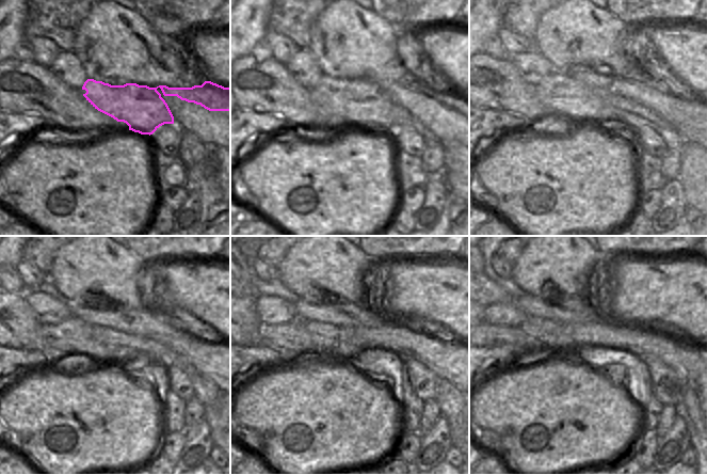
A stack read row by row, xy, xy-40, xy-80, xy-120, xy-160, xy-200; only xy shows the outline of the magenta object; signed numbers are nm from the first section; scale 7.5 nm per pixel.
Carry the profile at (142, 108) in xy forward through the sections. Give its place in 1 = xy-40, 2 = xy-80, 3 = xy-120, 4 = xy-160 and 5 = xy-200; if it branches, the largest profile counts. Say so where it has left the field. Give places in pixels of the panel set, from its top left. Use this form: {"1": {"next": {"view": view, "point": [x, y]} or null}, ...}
{"1": {"next": {"view": "xy-40", "point": [363, 100]}}, "2": {"next": {"view": "xy-80", "point": [579, 99]}}, "3": {"next": {"view": "xy-120", "point": [93, 344]}}, "4": {"next": {"view": "xy-160", "point": [288, 336]}}, "5": {"next": {"view": "xy-200", "point": [516, 335]}}}

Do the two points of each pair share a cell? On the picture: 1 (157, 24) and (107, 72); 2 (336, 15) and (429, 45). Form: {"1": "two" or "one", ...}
{"1": "two", "2": "two"}

